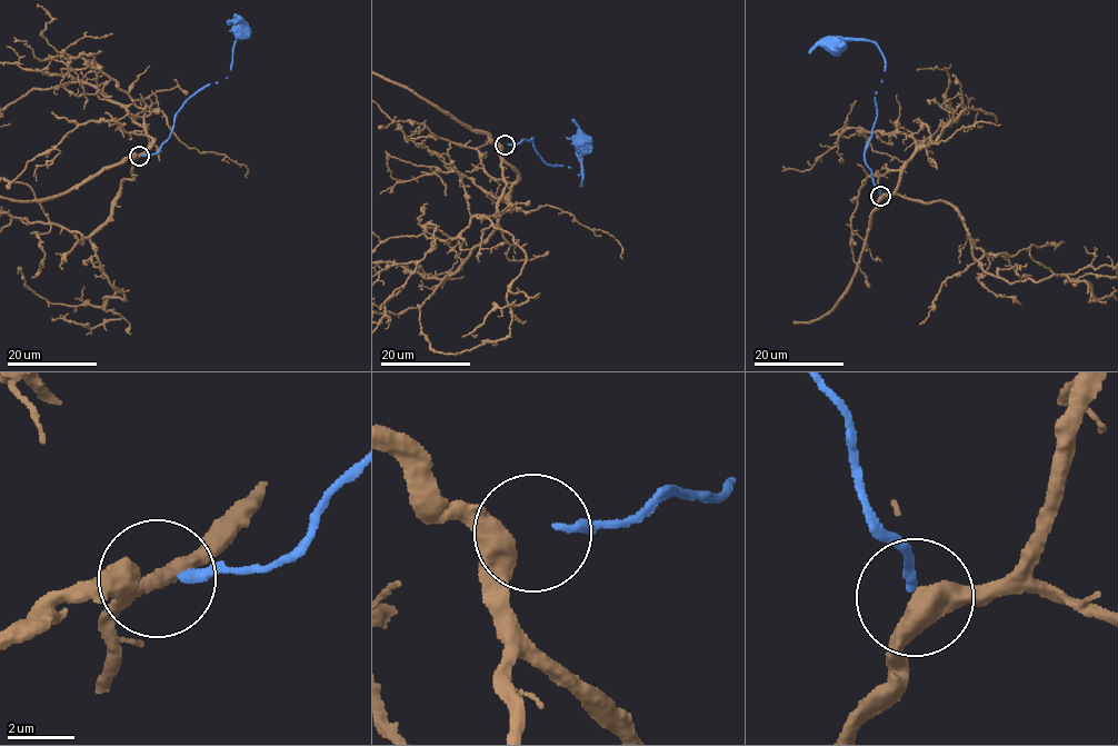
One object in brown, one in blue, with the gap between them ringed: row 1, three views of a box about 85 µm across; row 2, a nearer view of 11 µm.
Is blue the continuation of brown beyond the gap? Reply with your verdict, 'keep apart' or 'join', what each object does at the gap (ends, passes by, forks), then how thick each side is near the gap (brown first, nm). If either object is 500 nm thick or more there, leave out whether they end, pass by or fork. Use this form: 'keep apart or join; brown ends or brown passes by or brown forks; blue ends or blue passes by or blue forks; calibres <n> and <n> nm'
join; calibres 500 and 260 nm

